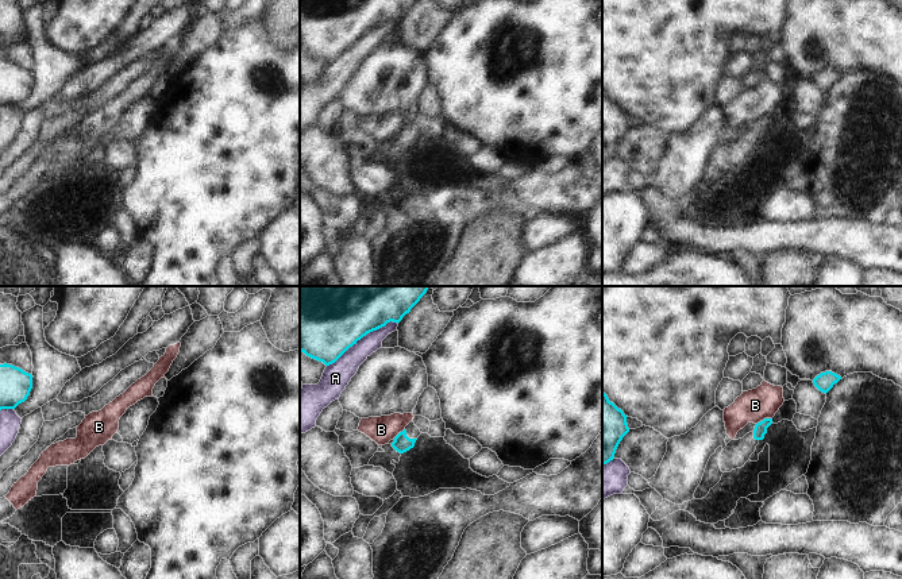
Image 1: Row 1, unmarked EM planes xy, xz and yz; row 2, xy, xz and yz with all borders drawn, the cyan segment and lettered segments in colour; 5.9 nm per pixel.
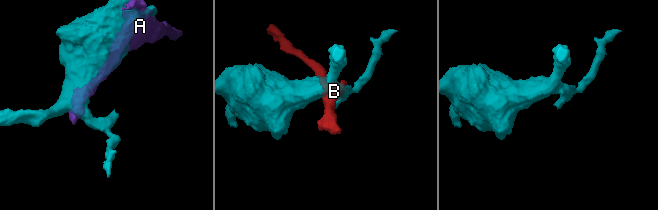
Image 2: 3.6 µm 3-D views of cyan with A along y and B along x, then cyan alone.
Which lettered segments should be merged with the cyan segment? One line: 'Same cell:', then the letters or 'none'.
Same cell: none

